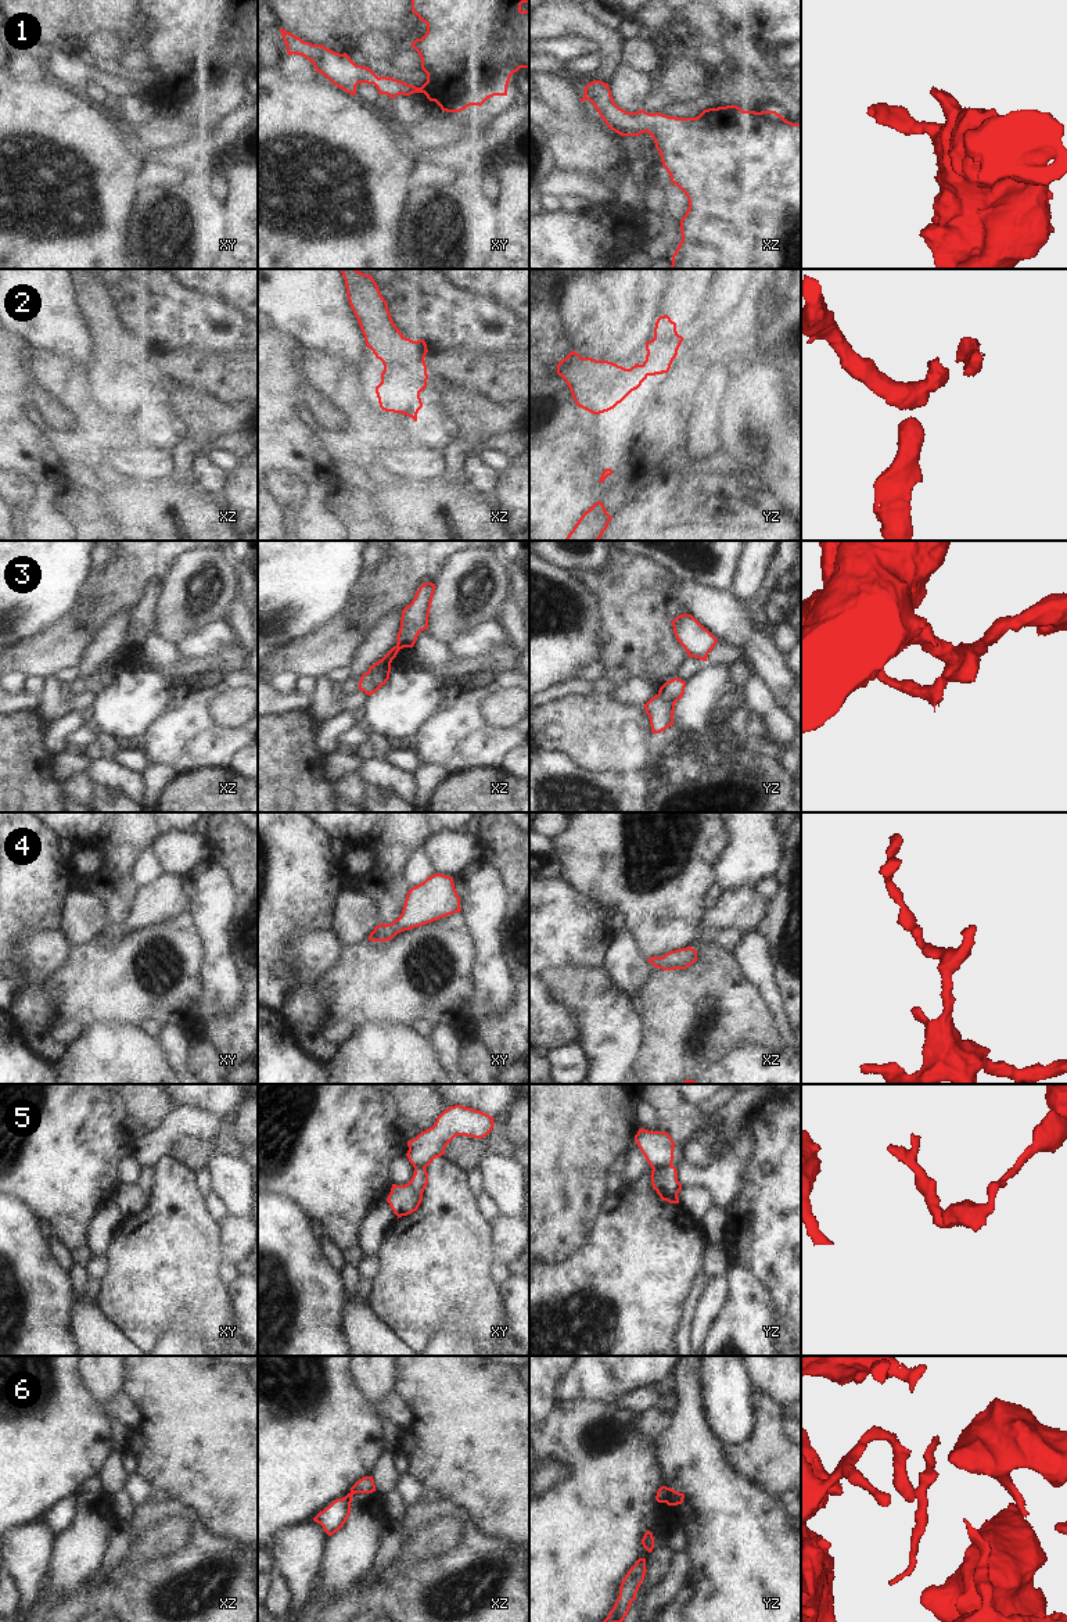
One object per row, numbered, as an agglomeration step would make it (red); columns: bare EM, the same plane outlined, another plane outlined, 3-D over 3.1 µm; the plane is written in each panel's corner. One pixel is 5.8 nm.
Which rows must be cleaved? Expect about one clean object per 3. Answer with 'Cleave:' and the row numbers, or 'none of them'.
Cleave: 3, 5, 6.

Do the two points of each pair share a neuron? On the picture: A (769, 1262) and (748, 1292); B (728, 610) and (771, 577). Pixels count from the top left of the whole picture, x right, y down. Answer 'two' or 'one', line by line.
A: two
B: one

